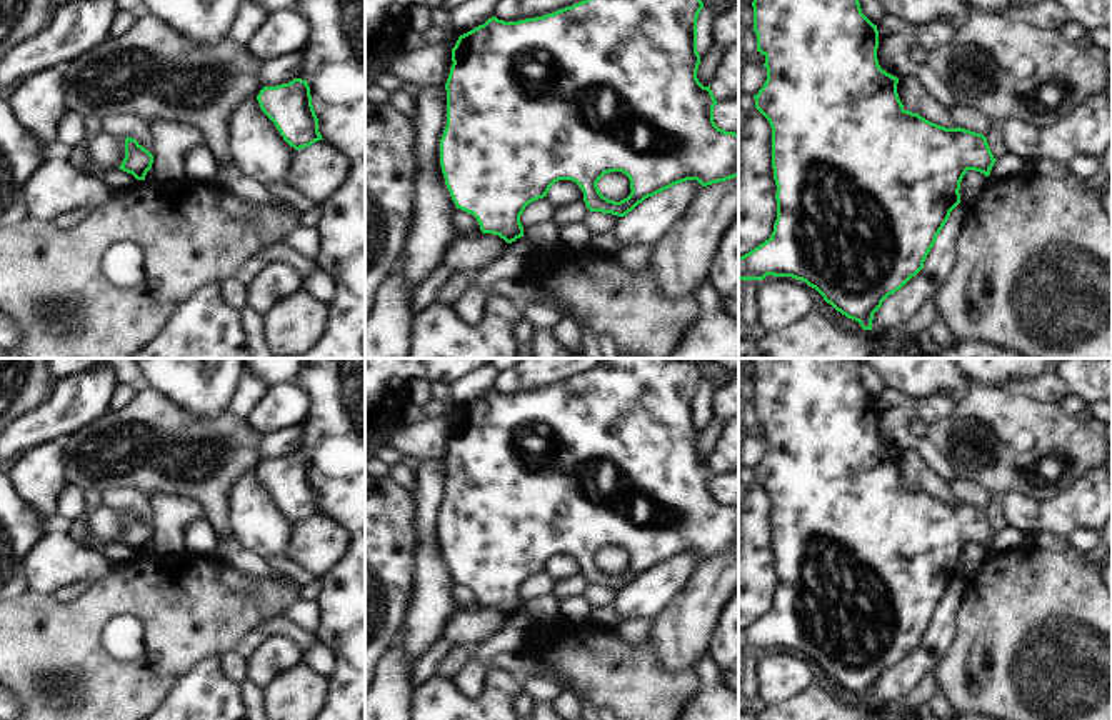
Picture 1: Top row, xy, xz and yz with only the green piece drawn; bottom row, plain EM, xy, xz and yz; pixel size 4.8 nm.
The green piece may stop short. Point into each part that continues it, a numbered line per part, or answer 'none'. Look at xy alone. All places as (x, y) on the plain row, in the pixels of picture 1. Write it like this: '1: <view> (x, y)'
none

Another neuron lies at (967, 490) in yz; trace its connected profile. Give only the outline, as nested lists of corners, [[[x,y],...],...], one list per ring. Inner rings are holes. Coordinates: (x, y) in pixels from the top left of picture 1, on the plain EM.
[[[955,477],[949,482],[949,487],[960,502],[982,507],[985,512],[990,507],[989,490],[970,478]]]

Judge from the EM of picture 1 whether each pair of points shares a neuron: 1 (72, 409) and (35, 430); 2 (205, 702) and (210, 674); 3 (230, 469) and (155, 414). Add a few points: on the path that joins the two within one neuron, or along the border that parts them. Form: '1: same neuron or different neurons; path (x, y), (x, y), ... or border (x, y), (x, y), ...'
1: same neuron; path (64, 414), (44, 425)
2: same neuron; path (209, 695), (209, 680)
3: same neuron; path (230, 444), (222, 434), (180, 434)

